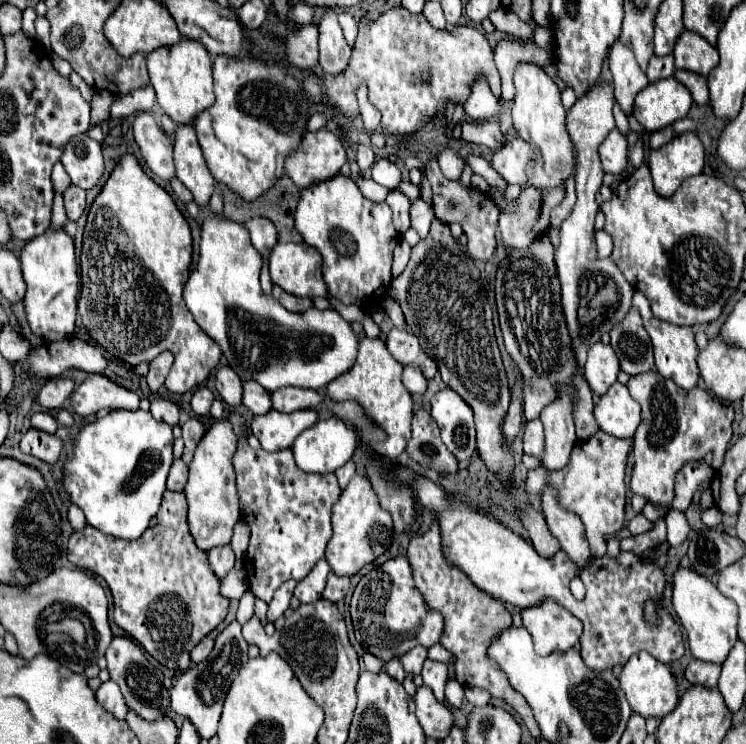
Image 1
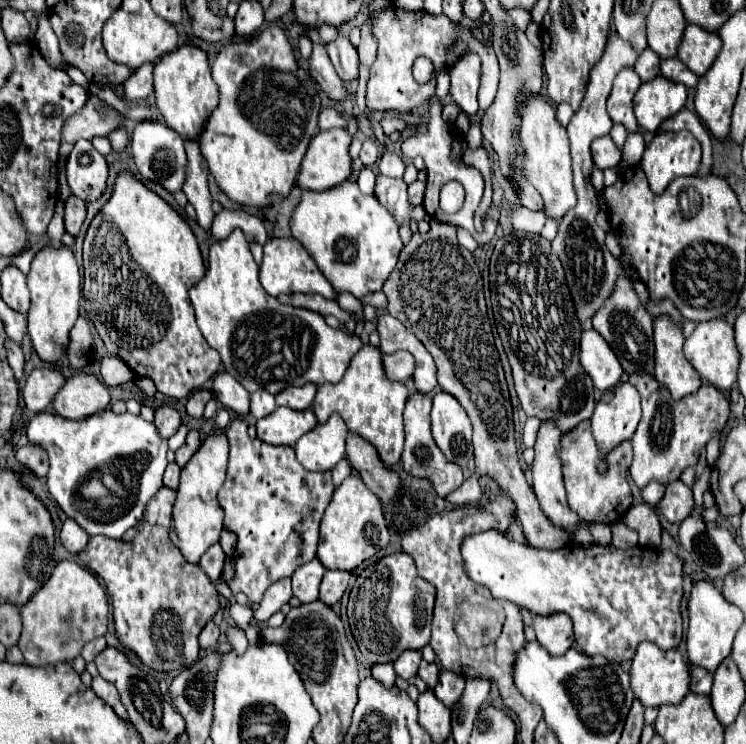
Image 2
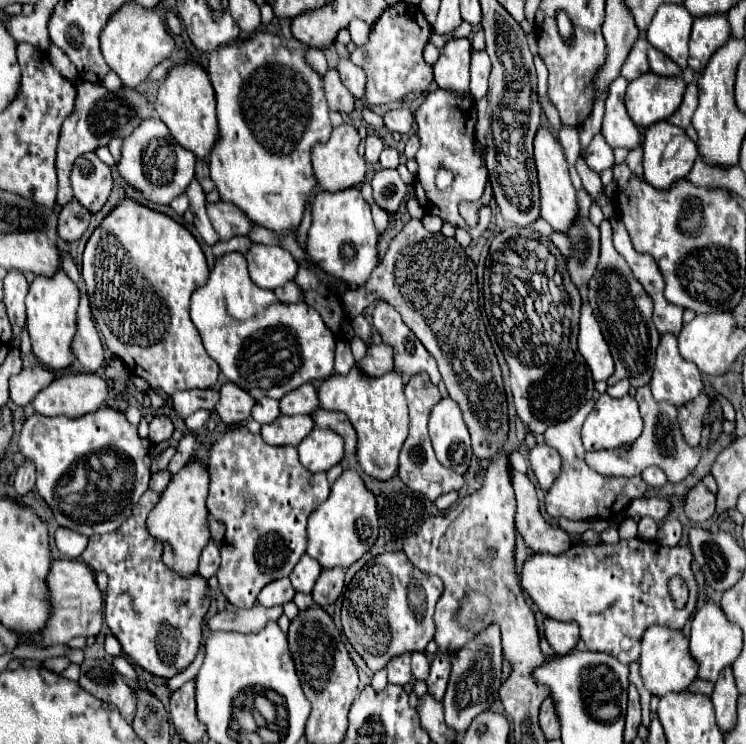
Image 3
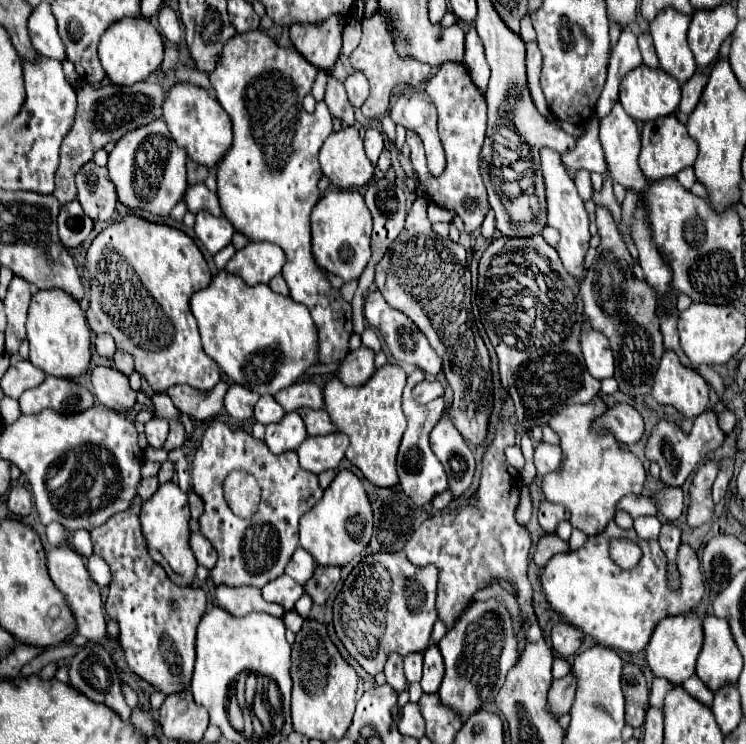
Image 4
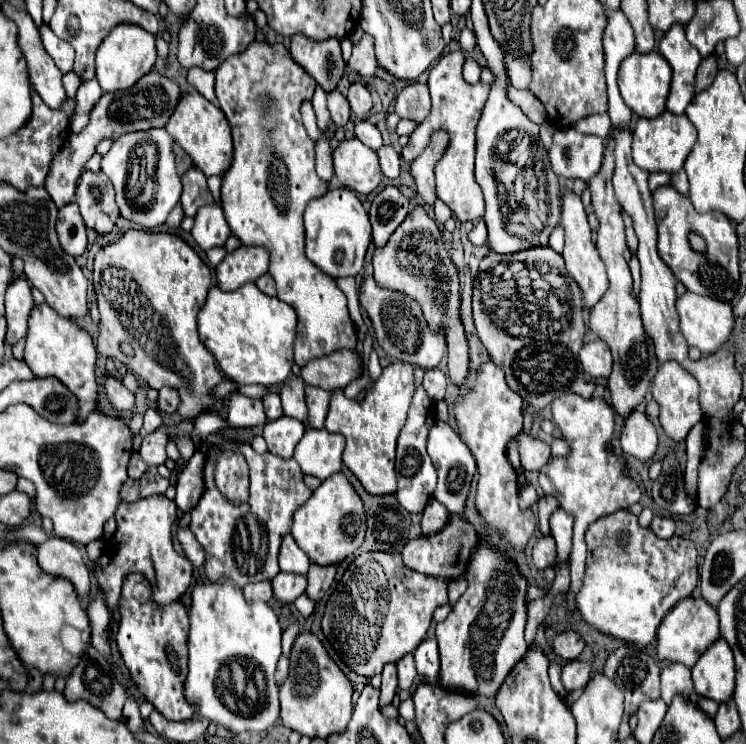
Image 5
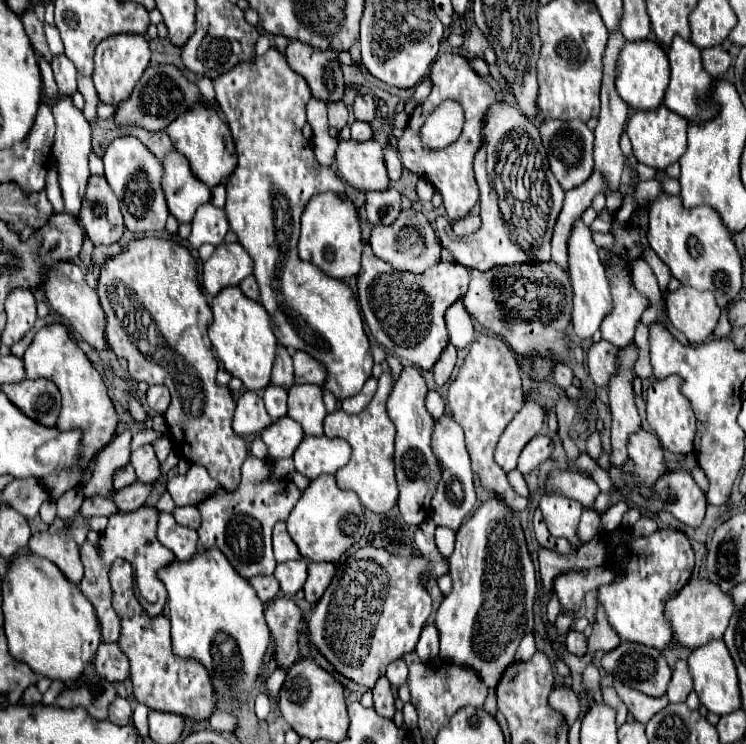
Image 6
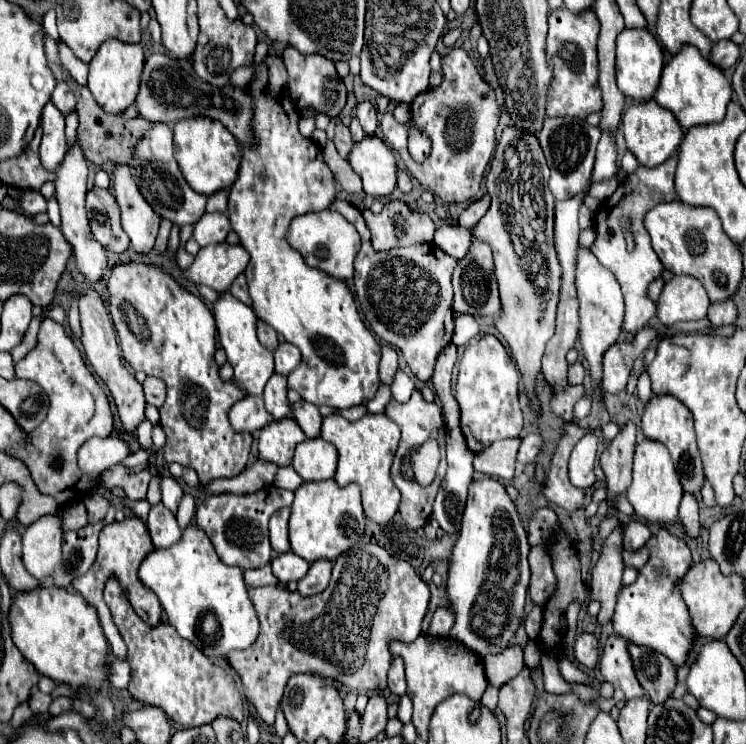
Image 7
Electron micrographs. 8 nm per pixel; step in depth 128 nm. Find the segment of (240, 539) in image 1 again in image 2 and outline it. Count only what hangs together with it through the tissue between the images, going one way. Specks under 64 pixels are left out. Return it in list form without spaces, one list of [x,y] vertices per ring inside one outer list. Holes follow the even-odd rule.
[[[224,528],[224,532],[222,532],[222,542],[220,542],[220,545],[226,556],[229,558],[234,557],[234,548],[236,545],[236,540],[236,534],[234,534],[234,532],[230,532],[228,528]]]

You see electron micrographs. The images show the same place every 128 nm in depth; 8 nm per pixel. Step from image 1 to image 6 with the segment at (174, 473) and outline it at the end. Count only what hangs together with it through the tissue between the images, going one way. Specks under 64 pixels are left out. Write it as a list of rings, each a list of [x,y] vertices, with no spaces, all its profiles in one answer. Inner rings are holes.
[[[86,498],[80,506],[80,512],[86,516],[86,518],[92,518],[92,516],[110,516],[116,512],[116,506],[110,498]]]

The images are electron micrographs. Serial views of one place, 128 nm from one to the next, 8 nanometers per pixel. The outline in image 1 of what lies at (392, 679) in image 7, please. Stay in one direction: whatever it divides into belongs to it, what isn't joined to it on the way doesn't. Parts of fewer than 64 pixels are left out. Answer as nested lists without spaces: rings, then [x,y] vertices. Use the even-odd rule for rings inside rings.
[[[426,660],[422,666],[422,678],[424,678],[424,686],[428,686],[436,700],[444,702],[444,684],[448,680],[448,668],[442,662],[434,662],[434,660]]]

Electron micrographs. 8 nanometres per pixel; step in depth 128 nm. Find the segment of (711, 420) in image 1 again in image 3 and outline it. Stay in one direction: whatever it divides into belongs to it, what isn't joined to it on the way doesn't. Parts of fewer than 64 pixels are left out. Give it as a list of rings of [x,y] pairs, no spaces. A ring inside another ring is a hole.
[[[650,386],[638,388],[634,392],[634,398],[638,402],[640,416],[644,420],[642,434],[630,444],[628,450],[620,448],[620,450],[606,450],[606,452],[588,452],[586,454],[588,464],[604,476],[608,476],[608,474],[610,476],[634,476],[634,474],[640,474],[648,466],[658,466],[668,476],[670,484],[678,484],[682,478],[686,478],[696,468],[698,458],[700,458],[700,452],[696,452],[696,448],[688,446],[680,434],[678,420],[676,420],[678,408],[672,404],[660,404],[660,402],[652,400]]]

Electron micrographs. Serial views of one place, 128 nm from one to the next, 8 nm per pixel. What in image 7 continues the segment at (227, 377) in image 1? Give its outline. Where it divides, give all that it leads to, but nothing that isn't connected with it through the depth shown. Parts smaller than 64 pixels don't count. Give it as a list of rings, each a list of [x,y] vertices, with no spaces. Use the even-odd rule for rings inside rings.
[[[246,396],[236,402],[230,410],[230,424],[234,430],[256,432],[274,422],[272,414],[264,408],[264,400],[260,396]]]

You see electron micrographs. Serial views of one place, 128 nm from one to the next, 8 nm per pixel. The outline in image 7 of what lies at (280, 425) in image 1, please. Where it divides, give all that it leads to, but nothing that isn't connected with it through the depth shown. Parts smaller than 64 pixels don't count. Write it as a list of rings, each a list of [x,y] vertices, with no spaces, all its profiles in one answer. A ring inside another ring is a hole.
[[[292,418],[272,422],[268,424],[268,428],[260,430],[260,438],[258,438],[260,458],[276,466],[288,466],[292,462],[294,448],[302,440],[306,440],[306,436],[304,432],[300,432],[298,424]]]

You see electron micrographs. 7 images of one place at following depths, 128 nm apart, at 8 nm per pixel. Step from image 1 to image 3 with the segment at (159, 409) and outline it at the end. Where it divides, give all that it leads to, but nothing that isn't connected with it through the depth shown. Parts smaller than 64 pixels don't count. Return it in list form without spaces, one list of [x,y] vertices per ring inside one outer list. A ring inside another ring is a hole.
[[[154,416],[154,420],[150,422],[150,440],[156,444],[156,442],[162,442],[162,440],[168,440],[174,432],[174,424],[168,416]]]

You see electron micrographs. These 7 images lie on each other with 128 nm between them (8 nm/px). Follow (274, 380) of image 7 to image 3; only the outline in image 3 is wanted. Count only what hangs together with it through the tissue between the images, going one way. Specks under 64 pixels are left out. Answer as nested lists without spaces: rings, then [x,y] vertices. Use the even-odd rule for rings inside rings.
[[[258,400],[256,406],[252,408],[252,418],[260,424],[270,424],[280,416],[280,408],[278,408],[278,400]]]

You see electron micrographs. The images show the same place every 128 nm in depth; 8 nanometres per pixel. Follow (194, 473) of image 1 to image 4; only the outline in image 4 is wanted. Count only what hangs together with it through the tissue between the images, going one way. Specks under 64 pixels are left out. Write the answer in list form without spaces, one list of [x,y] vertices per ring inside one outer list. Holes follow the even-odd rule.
[[[168,482],[164,486],[160,486],[152,498],[142,502],[140,508],[140,524],[142,524],[142,534],[146,538],[148,550],[156,550],[164,556],[164,560],[168,562],[168,566],[172,568],[174,576],[174,584],[178,586],[190,586],[196,580],[196,560],[192,556],[192,550],[188,548],[188,536],[190,536],[190,528],[188,528],[188,516],[190,516],[190,508],[186,502],[184,492],[174,484]],[[152,510],[152,512],[148,512]],[[172,518],[172,520],[170,520]]]

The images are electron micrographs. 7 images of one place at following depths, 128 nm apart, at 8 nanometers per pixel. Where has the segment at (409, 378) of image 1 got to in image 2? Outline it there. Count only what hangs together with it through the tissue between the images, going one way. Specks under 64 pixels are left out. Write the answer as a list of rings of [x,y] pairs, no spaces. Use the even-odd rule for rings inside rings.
[[[400,350],[400,352],[394,352],[394,354],[384,354],[382,356],[382,366],[384,366],[384,372],[390,380],[404,382],[404,380],[412,378],[414,360],[408,352]]]

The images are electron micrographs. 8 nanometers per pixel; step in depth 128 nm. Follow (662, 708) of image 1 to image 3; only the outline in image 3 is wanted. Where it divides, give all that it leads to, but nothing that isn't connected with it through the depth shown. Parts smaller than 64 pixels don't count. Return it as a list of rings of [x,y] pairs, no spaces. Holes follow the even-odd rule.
[[[650,626],[642,638],[642,654],[640,654],[640,674],[644,686],[650,694],[664,696],[668,692],[686,690],[698,672],[698,664],[688,648],[688,636],[682,630],[672,630],[666,626]]]

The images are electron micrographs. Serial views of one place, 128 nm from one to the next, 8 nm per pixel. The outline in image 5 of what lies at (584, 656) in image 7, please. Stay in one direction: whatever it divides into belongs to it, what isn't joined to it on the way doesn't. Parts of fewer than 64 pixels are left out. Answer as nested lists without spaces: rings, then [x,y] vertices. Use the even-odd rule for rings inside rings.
[[[566,630],[554,638],[554,652],[564,660],[576,660],[582,654],[584,646],[584,638],[574,630]]]

